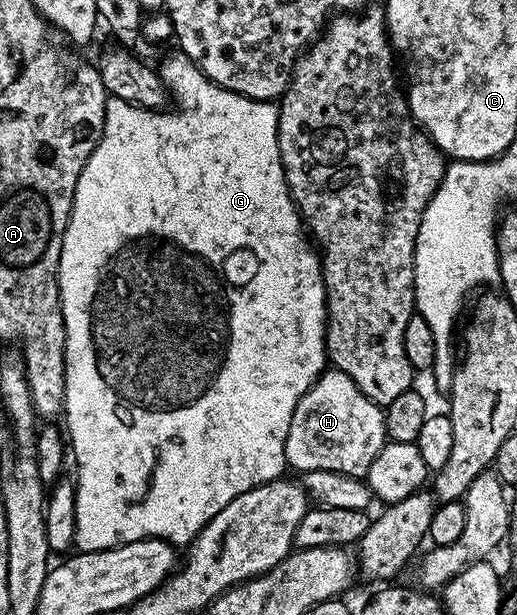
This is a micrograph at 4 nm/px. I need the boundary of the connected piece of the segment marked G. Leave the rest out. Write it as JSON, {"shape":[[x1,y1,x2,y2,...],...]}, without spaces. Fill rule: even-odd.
{"shape":[[173,52,173,54,172,54,172,55,170,55,170,56,169,56,169,58,168,58,168,59,166,59,166,60,165,60,165,62,164,62,164,63,162,63,162,64,161,64,161,66,160,66,160,67,159,67,159,66,158,66,158,73,159,73,159,76,160,76,160,79,162,79,162,80,163,80,163,82,164,82,164,84,165,84,165,86,167,86,167,88,168,88,168,93,169,93,169,95,171,95,171,97,172,97,172,98,173,98,173,99,174,99,174,106,175,106,175,102,176,102,176,110,172,110,172,109,173,109,173,108,168,108,168,109,165,109,165,110,164,110,164,111,163,111,163,112,161,112,161,111,159,111,159,110,147,110,147,109,146,109,146,108,142,108,142,107,141,107,141,106,135,106,135,105,134,105,134,104,130,104,130,103,129,103,129,102,127,102,127,101,126,101,126,100,118,100,118,99,117,99,117,98,113,98,113,97,109,97,109,100,108,100,108,103,107,103,107,104,106,104,106,120,105,120,105,121,104,121,104,131,103,131,103,132,102,132,102,136,101,136,101,137,100,137,100,139,99,139,99,140,98,140,98,144,97,144,97,145,96,145,96,147,95,147,95,148,94,148,94,152,93,152,93,153,92,153,92,155,91,155,91,156,90,156,90,160,86,160,86,168,82,168,82,176,81,176,81,177,80,177,80,179,79,179,79,180,78,180,78,184,77,184,77,185,76,185,76,191,75,191,75,192,74,192,74,204,73,204,73,205,72,205,72,215,71,215,71,216,70,216,70,220,69,220,69,221,68,221,68,227,67,227,67,228,66,228,66,232,65,232,65,233,64,233,64,239,63,239,63,240,62,240,62,256,61,256,61,257,60,257,60,273,59,273,59,275,58,275,58,277,59,277,59,280,60,280,60,311,61,311,61,312,62,312,62,316,63,316,63,317,64,317,64,327,65,327,65,328,66,328,66,348,65,348,65,349,64,349,64,355,65,355,65,356,66,356,66,396,65,396,65,397,64,397,64,413,63,413,63,417,64,417,64,418,65,418,65,419,67,419,67,418,68,418,68,428,67,428,67,426,66,426,66,438,67,438,67,441,68,441,68,442,69,442,69,443,70,443,70,454,71,454,71,457,72,457,72,454,73,454,73,456,74,456,74,457,76,457,76,474,75,474,75,473,74,473,74,481,75,481,75,483,76,483,76,527,75,527,75,528,74,528,74,536,75,536,75,537,76,537,76,540,75,540,75,543,74,543,74,546,75,546,75,549,76,549,76,550,77,550,77,551,80,551,80,552,98,552,98,551,99,551,99,550,112,550,112,549,113,549,113,548,115,548,115,547,116,547,116,546,121,546,121,545,122,545,122,544,130,544,130,543,131,543,131,542,137,542,137,541,138,541,138,540,142,540,142,539,143,539,143,538,161,538,161,539,162,539,162,541,163,541,163,542,171,542,171,543,172,543,172,545,173,545,173,546,175,546,175,547,177,547,177,548,184,548,184,547,187,547,187,545,188,545,188,543,189,543,189,542,192,542,192,541,194,541,194,539,196,539,196,537,197,537,197,536,198,536,198,532,199,532,199,531,200,531,200,530,201,530,201,529,202,529,202,528,203,528,203,527,204,527,204,525,205,525,205,524,206,524,206,523,207,523,207,522,209,522,209,521,210,521,210,520,214,520,214,516,218,516,218,512,222,512,222,508,226,508,226,504,230,504,230,500,234,500,234,499,235,499,235,498,237,498,237,497,238,497,238,496,242,496,242,492,246,492,246,491,247,491,247,490,253,490,253,489,254,489,254,488,255,488,255,487,256,487,256,486,261,486,261,485,262,485,262,484,266,484,266,483,267,483,267,482,274,482,274,481,277,481,277,479,279,479,279,478,280,478,280,477,281,477,281,475,283,475,283,474,280,474,280,473,282,473,282,472,283,472,283,470,286,470,286,467,287,467,287,466,288,466,288,461,287,461,287,460,286,460,286,436,287,436,287,435,288,435,288,433,289,433,289,432,290,432,290,420,291,420,291,419,292,419,292,417,293,417,293,416,294,416,294,408,298,408,298,400,302,400,302,396,303,396,303,395,304,395,304,394,305,394,305,393,306,393,306,392,307,392,307,390,309,390,309,388,311,388,311,387,312,387,312,385,313,385,313,384,314,384,314,383,316,383,316,382,317,382,317,381,318,381,318,379,319,379,319,378,320,378,320,376,321,376,321,374,323,374,323,373,324,373,324,371,325,371,325,369,326,369,326,363,327,363,327,362,328,362,328,352,327,352,327,350,325,350,325,349,324,349,324,329,326,329,326,327,327,327,327,326,328,326,328,301,327,301,327,300,326,300,326,296,325,296,325,295,324,295,324,271,323,271,323,270,321,270,321,269,320,269,320,256,319,256,319,253,317,253,317,251,316,251,316,250,315,250,315,249,314,249,314,246,313,246,313,243,312,243,312,242,311,242,311,241,309,241,309,239,308,239,308,238,307,238,307,237,306,237,306,230,305,230,305,227,304,227,304,226,303,226,303,225,302,225,302,219,301,219,301,216,300,216,300,211,299,211,299,210,297,210,297,208,296,208,296,203,295,203,295,202,293,202,293,200,292,200,292,193,291,193,291,192,290,192,290,191,288,191,288,181,287,181,287,180,285,180,285,178,284,178,284,169,283,169,283,168,282,168,282,160,281,160,281,159,280,159,280,153,279,153,279,152,278,152,278,116,279,116,279,115,280,115,280,112,279,112,279,109,278,109,278,106,277,106,277,103,276,103,276,102,275,102,275,101,271,101,271,102,263,102,263,101,262,101,262,100,254,100,254,99,253,99,253,98,247,98,247,97,246,97,246,96,242,96,242,95,241,95,241,94,239,94,239,93,238,93,238,92,230,92,230,91,229,91,229,90,227,90,227,89,226,89,226,88,222,88,222,87,221,87,221,86,219,86,219,85,218,85,218,84,214,84,214,83,213,83,213,82,212,82,212,81,210,81,210,80,209,80,209,79,208,79,208,78,207,78,207,77,206,77,206,76,205,76,205,74,204,74,204,73,202,73,202,72,201,72,201,70,199,70,199,68,198,68,198,67,196,67,196,65,195,65,195,64,194,64,194,63,193,63,193,62,191,62,191,60,190,60,190,59,189,59,189,58,188,58,188,57,187,57,187,56,186,56,186,55,185,55,185,54,182,54,182,53,179,53,179,52]]}

